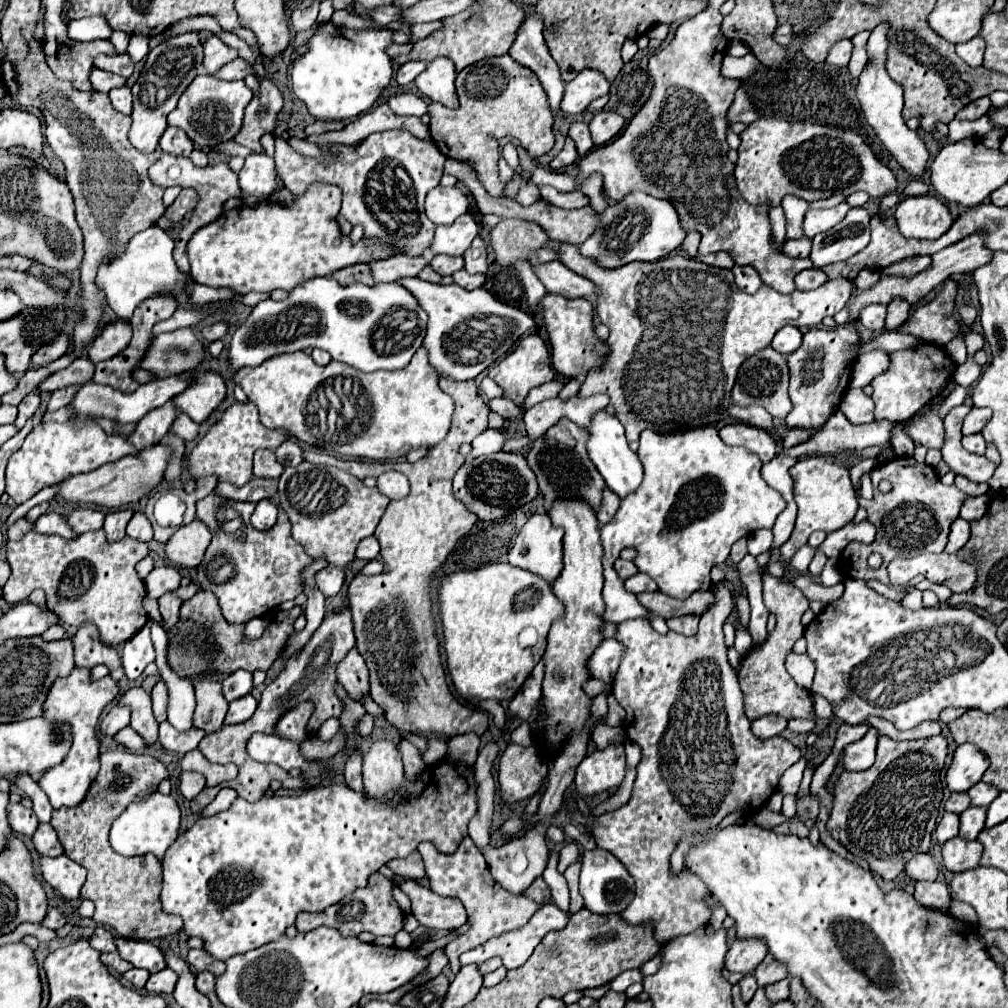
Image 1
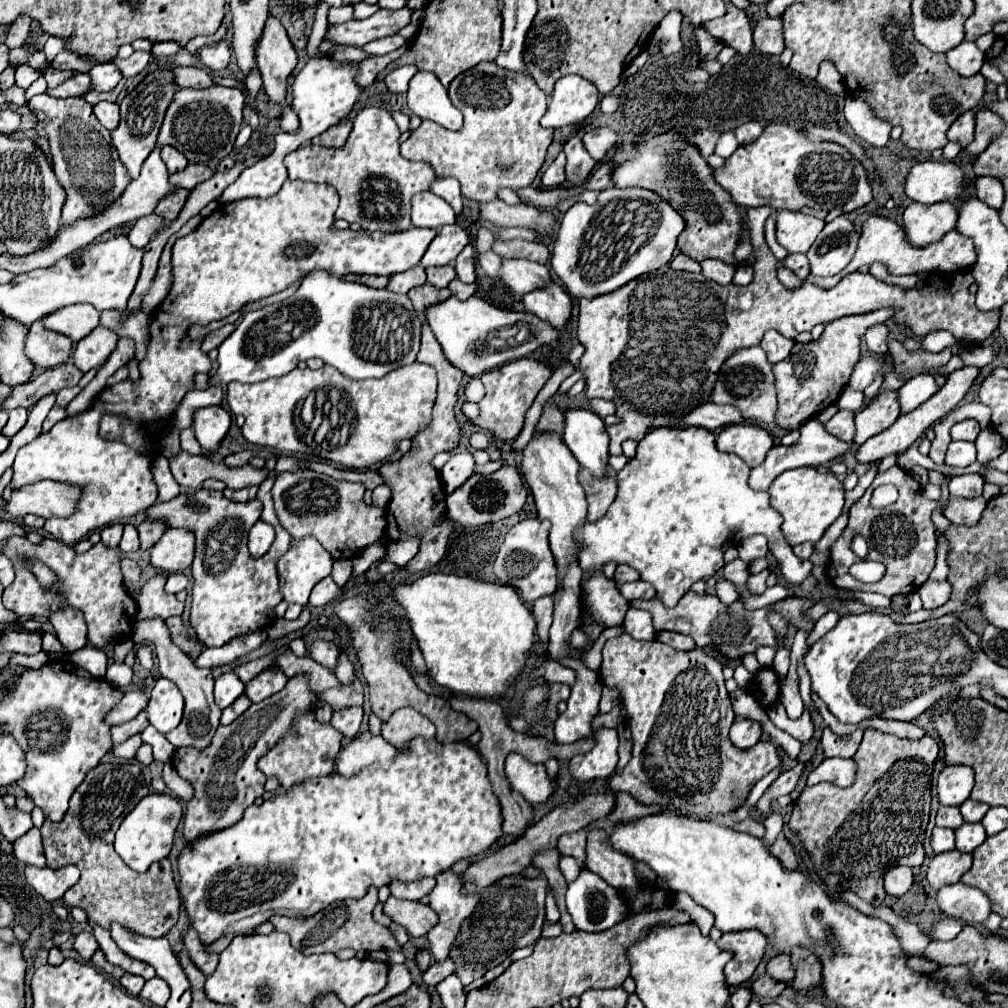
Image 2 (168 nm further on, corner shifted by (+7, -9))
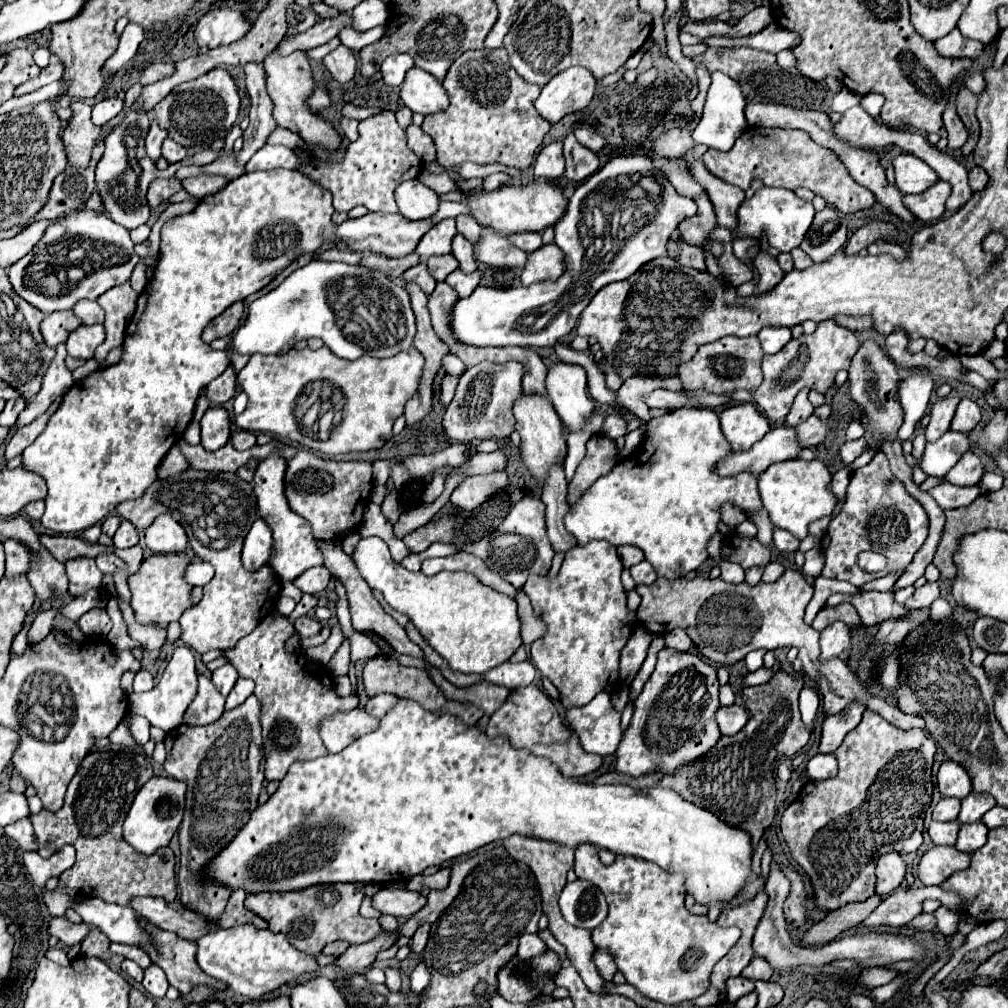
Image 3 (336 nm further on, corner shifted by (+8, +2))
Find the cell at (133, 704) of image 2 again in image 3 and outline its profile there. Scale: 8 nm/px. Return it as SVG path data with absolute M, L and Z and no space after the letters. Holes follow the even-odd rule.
M141 670L141 672L135 674L135 680L133 680L133 692L147 692L147 690L151 690L153 686L155 686L155 684L153 684L153 676L151 676L149 672Z

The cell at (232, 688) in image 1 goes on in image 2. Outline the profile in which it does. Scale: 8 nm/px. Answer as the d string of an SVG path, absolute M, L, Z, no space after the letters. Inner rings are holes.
M222 673L216 679L214 697L216 697L216 705L220 709L226 709L228 705L232 705L242 693L244 693L244 683L238 679L236 673Z

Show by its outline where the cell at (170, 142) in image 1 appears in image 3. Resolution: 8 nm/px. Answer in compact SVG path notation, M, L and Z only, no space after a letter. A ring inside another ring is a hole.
M165 138L165 140L163 140L163 158L165 158L169 164L175 164L175 162L183 160L185 156L187 156L185 146L173 142L171 138Z

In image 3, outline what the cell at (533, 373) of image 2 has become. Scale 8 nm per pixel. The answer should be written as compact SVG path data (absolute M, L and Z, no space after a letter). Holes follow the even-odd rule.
M485 360L469 368L459 378L457 394L445 410L445 418L443 418L445 434L461 442L487 440L487 438L495 438L495 440L509 438L511 432L515 432L513 404L519 396L523 396L523 390L521 390L523 374L525 374L523 364L515 360L509 360L503 364L493 364Z

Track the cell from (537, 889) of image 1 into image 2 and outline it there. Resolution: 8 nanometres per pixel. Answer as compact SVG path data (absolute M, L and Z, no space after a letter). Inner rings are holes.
M508 875L480 893L476 911L468 921L462 923L448 955L448 959L452 959L456 965L454 975L460 977L464 987L476 979L482 979L490 967L500 965L514 949L538 943L544 925L546 891L548 883L544 883L544 877L530 879L524 875Z

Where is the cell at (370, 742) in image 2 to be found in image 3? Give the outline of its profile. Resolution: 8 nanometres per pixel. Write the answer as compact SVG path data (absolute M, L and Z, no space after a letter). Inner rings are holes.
M355 708L347 714L335 714L321 722L321 740L329 754L341 752L347 744L355 742L359 736L365 736L379 728L379 720L369 716L363 708Z

